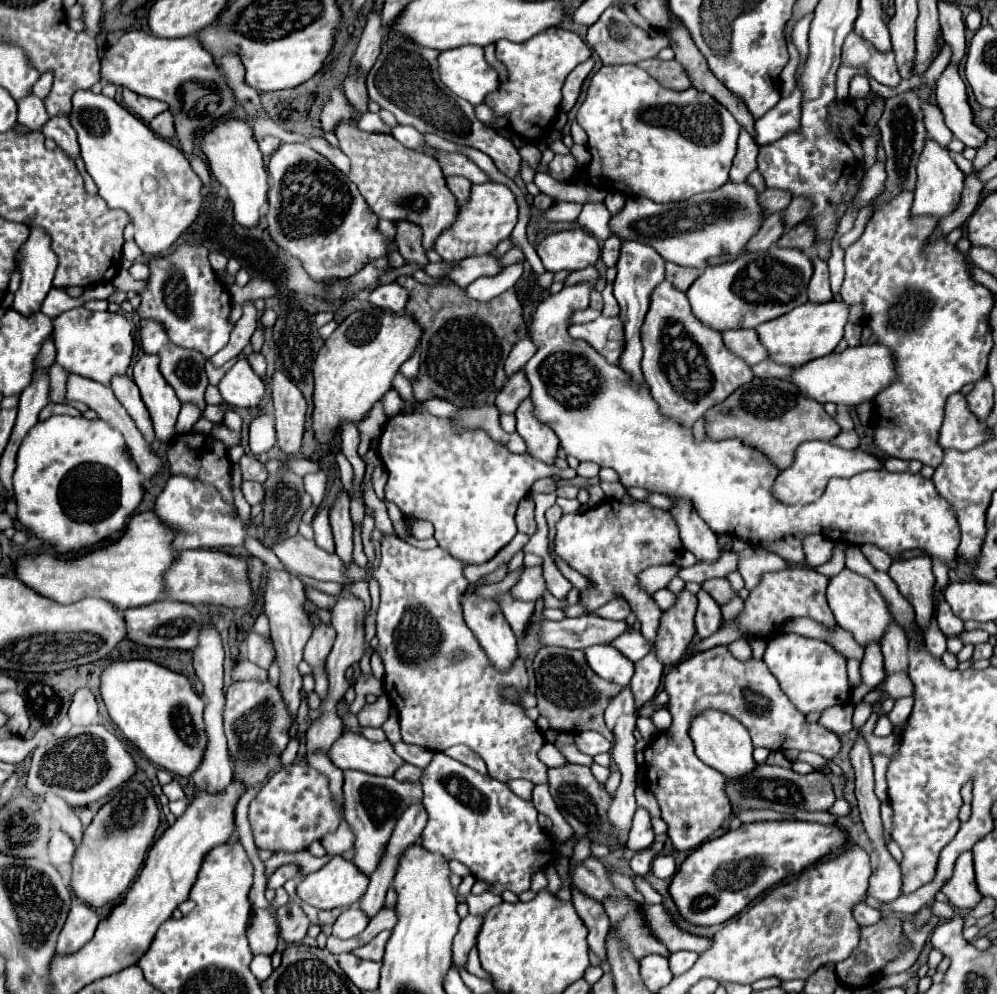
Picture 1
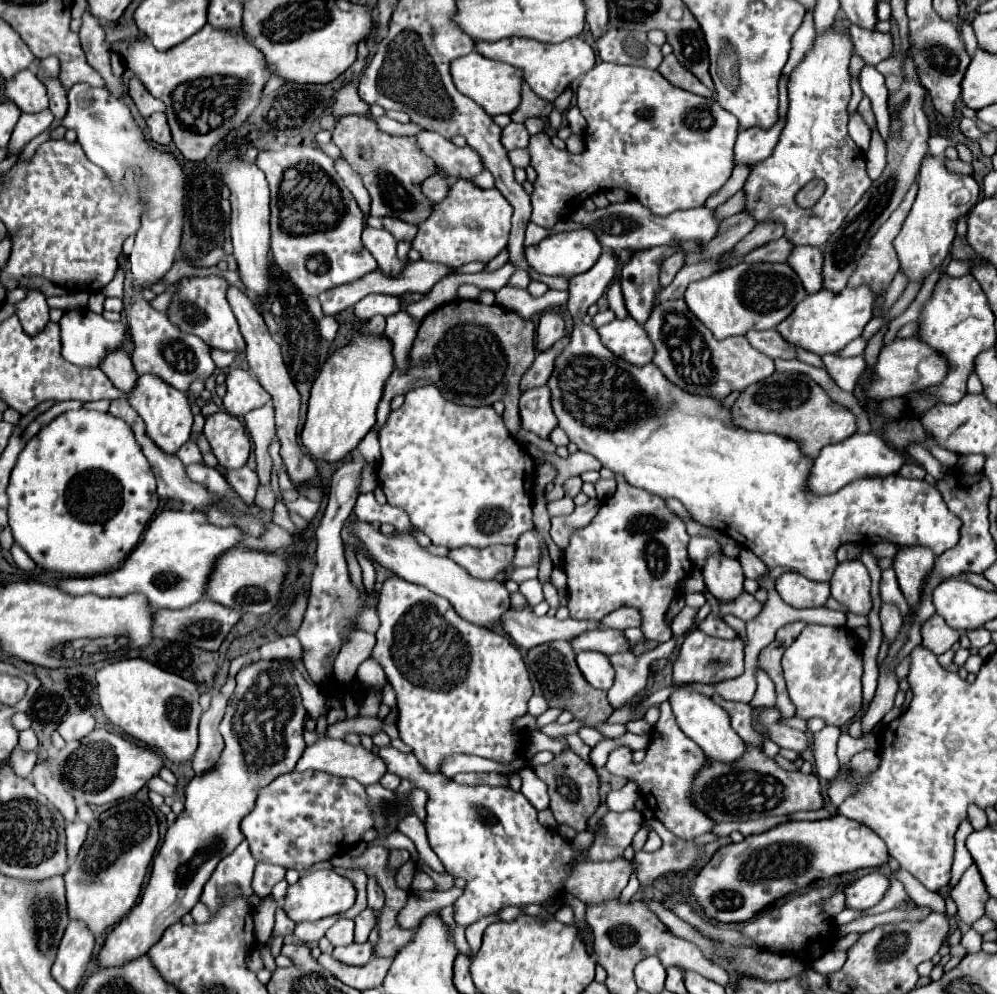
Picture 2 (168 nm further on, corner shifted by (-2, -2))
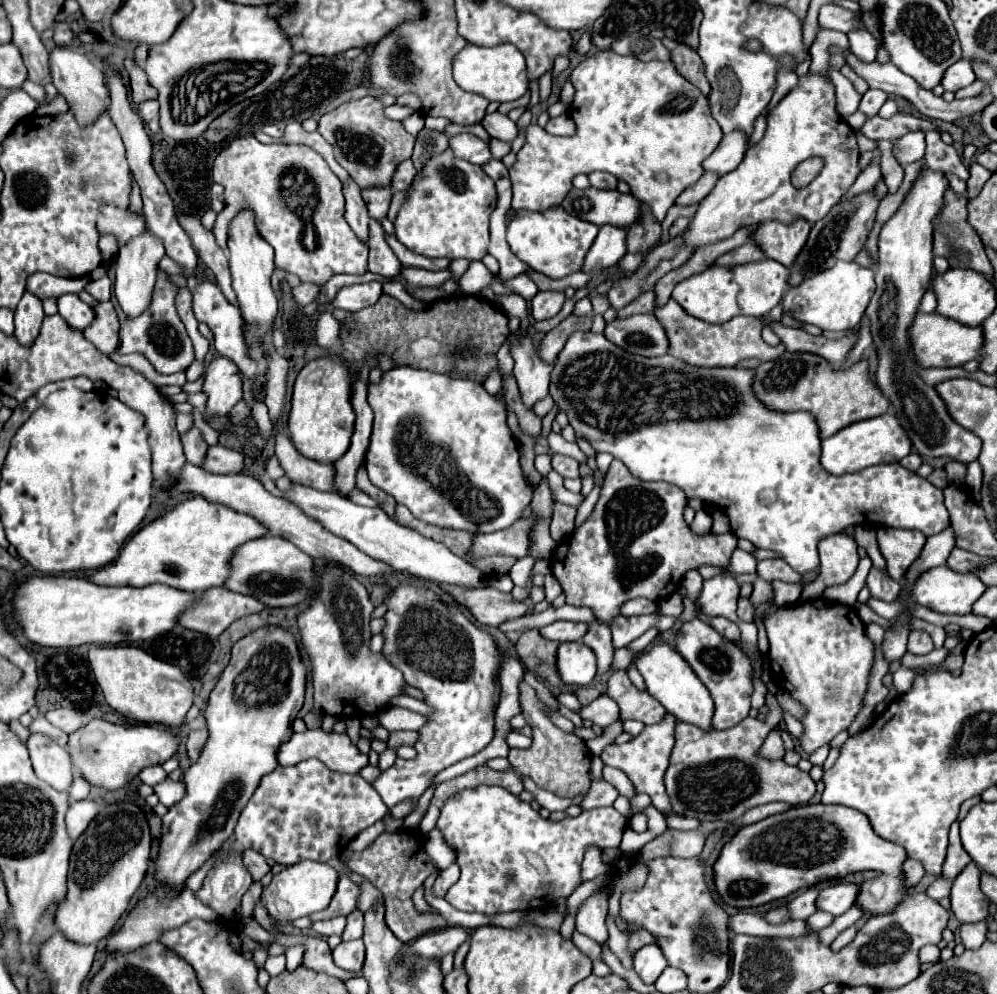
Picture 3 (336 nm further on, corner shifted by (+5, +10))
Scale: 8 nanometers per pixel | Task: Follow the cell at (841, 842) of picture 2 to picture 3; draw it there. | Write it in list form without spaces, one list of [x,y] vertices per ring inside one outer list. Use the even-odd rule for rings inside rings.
[[[808,804],[742,826],[722,846],[714,864],[714,886],[726,904],[748,908],[768,904],[824,880],[844,878],[850,872],[876,870],[898,876],[904,860],[904,848],[882,840],[862,812],[848,806]]]

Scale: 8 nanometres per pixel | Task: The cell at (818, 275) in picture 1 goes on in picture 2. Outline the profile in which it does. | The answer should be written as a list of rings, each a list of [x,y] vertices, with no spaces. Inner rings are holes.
[[[793,246],[791,256],[787,258],[787,264],[791,264],[791,268],[795,268],[795,272],[799,274],[799,278],[809,294],[819,292],[823,288],[823,280],[821,280],[823,254],[819,248]]]

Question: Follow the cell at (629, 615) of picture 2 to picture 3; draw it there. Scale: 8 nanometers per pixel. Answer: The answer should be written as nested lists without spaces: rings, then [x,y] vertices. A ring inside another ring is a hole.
[[[632,598],[632,600],[622,604],[620,614],[624,614],[624,616],[640,616],[640,614],[652,614],[656,610],[658,610],[656,602],[650,602],[646,598]],[[650,604],[652,604],[652,608],[650,608]]]

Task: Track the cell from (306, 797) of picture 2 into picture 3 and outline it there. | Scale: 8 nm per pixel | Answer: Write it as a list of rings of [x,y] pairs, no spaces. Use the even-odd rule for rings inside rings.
[[[304,760],[294,766],[278,766],[260,780],[254,796],[240,814],[234,834],[240,848],[252,848],[264,854],[268,860],[284,866],[302,860],[328,862],[330,856],[340,854],[364,828],[378,822],[386,812],[388,808],[380,800],[376,788],[370,782],[362,780],[360,774],[332,772],[330,768],[320,764],[320,760]]]

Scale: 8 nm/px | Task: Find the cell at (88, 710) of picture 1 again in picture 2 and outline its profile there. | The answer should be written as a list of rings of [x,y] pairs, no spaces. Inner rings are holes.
[[[79,710],[75,714],[71,714],[65,722],[59,724],[57,732],[67,740],[83,740],[83,736],[87,736],[91,730],[95,728],[95,718],[91,716],[89,710]]]

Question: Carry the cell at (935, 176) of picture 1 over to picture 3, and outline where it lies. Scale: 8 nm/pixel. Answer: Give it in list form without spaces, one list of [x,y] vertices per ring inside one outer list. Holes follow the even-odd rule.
[[[922,168],[918,178],[914,180],[912,188],[908,190],[902,206],[896,210],[896,214],[882,226],[880,232],[880,258],[878,258],[878,270],[876,270],[876,292],[870,300],[870,306],[866,308],[866,314],[870,316],[870,330],[872,330],[872,338],[874,344],[878,348],[878,356],[880,356],[880,364],[876,370],[876,380],[880,390],[884,392],[884,396],[892,402],[892,410],[894,416],[898,418],[900,426],[906,430],[912,446],[928,458],[938,458],[938,456],[948,456],[952,460],[958,460],[962,464],[970,464],[978,458],[978,440],[972,432],[964,430],[962,426],[958,426],[946,412],[944,402],[938,398],[938,392],[932,386],[926,386],[914,372],[918,370],[918,366],[914,364],[912,354],[908,352],[908,326],[916,316],[918,304],[924,296],[924,292],[930,288],[930,280],[932,280],[932,232],[934,232],[934,218],[942,212],[944,208],[944,194],[950,188],[948,178],[942,172],[930,170],[930,168]]]

